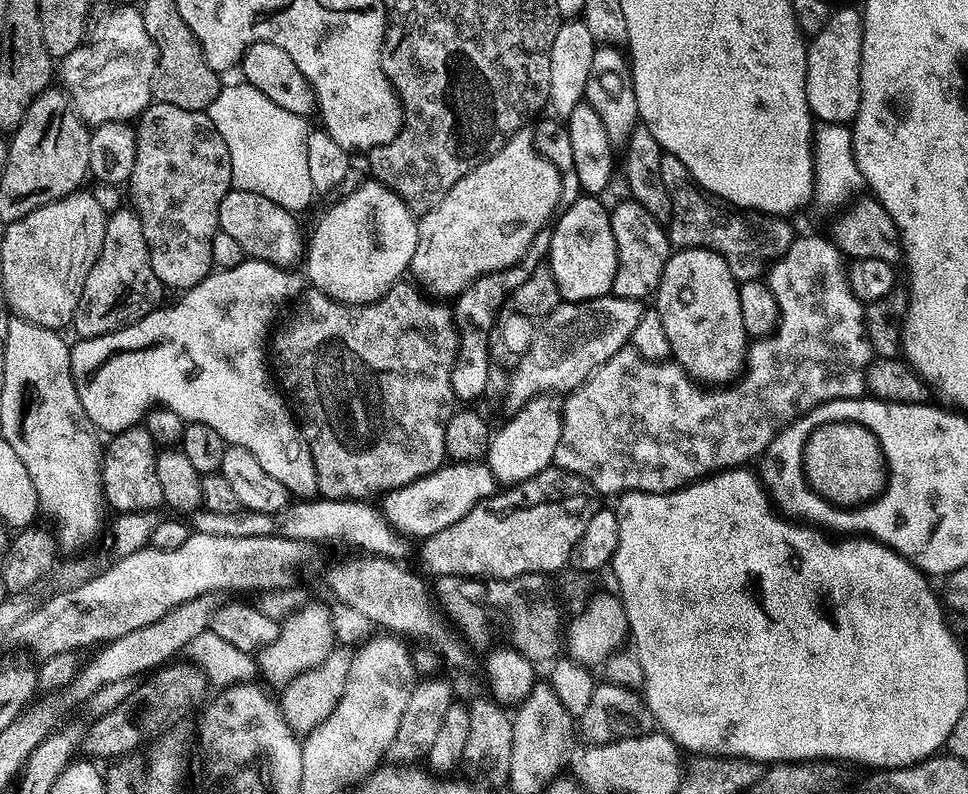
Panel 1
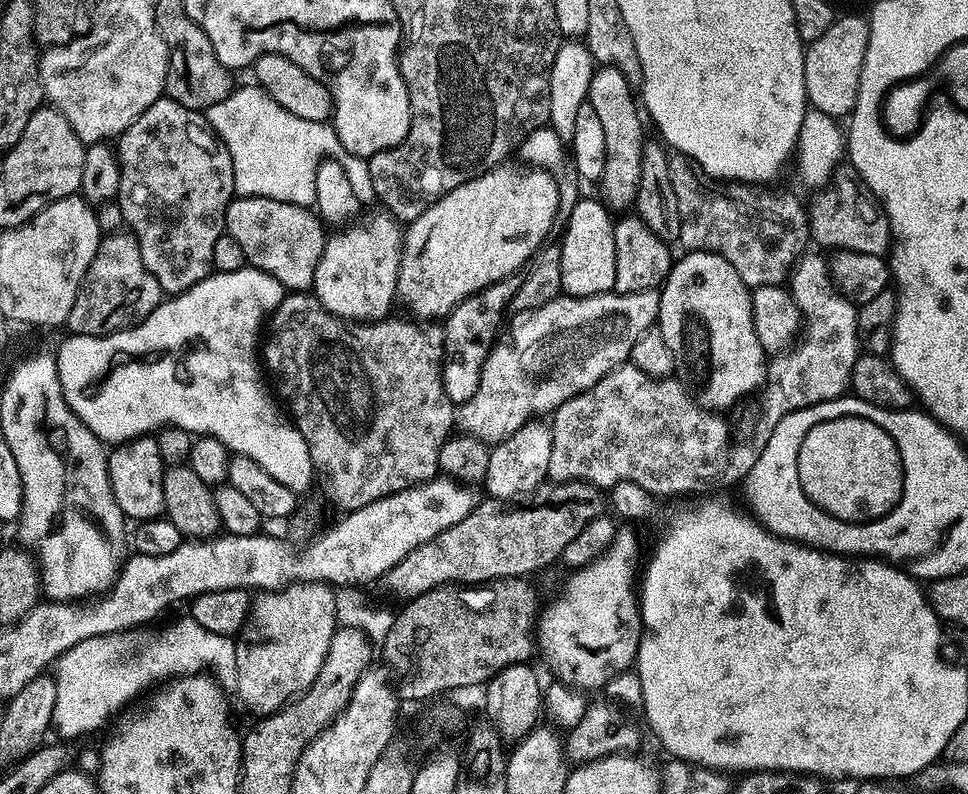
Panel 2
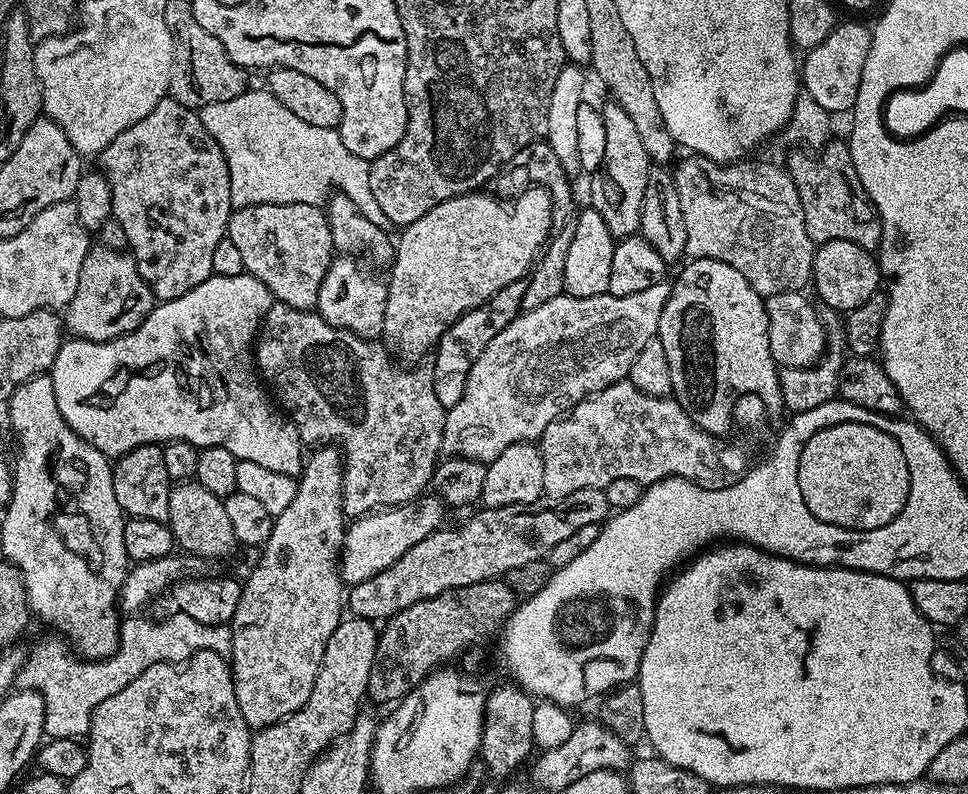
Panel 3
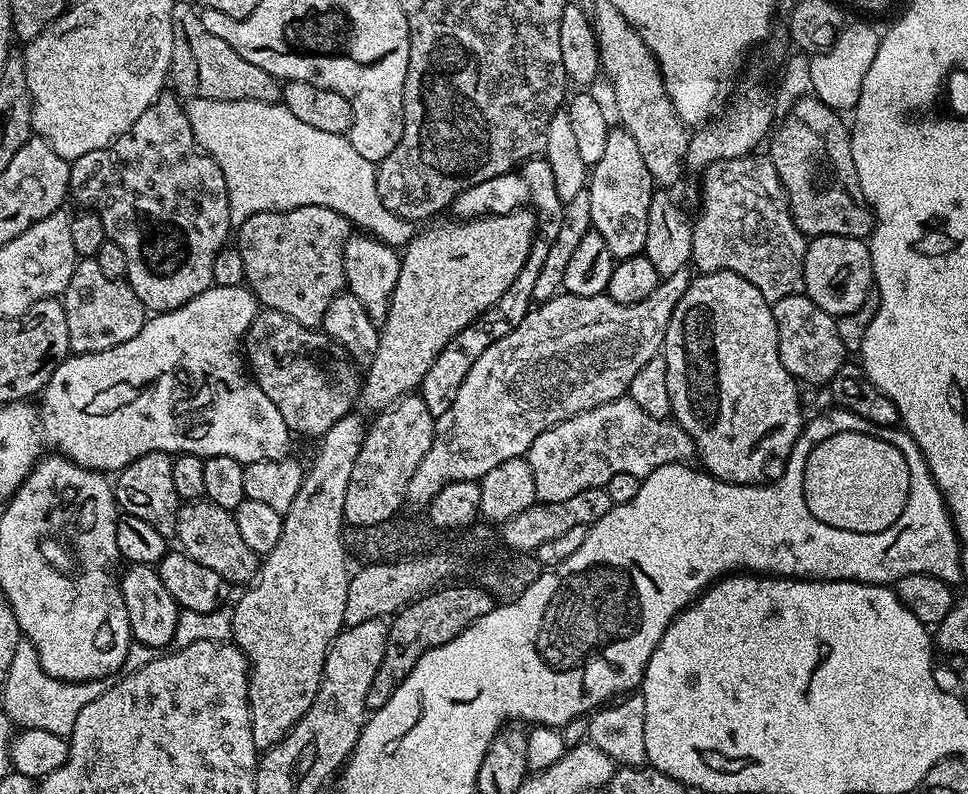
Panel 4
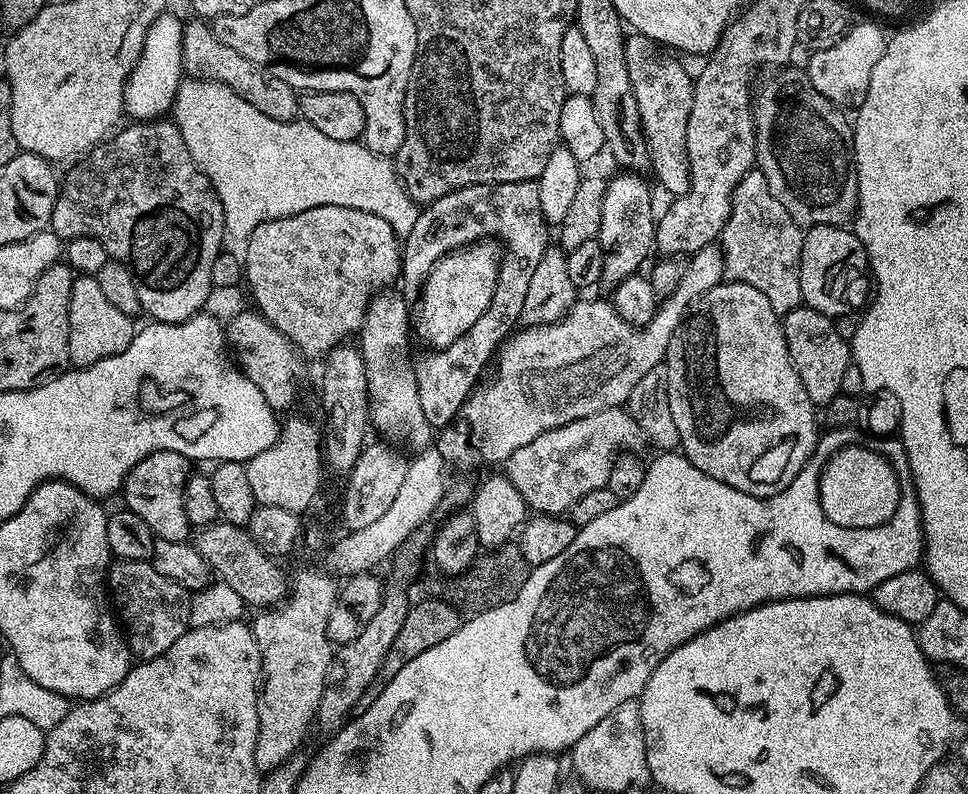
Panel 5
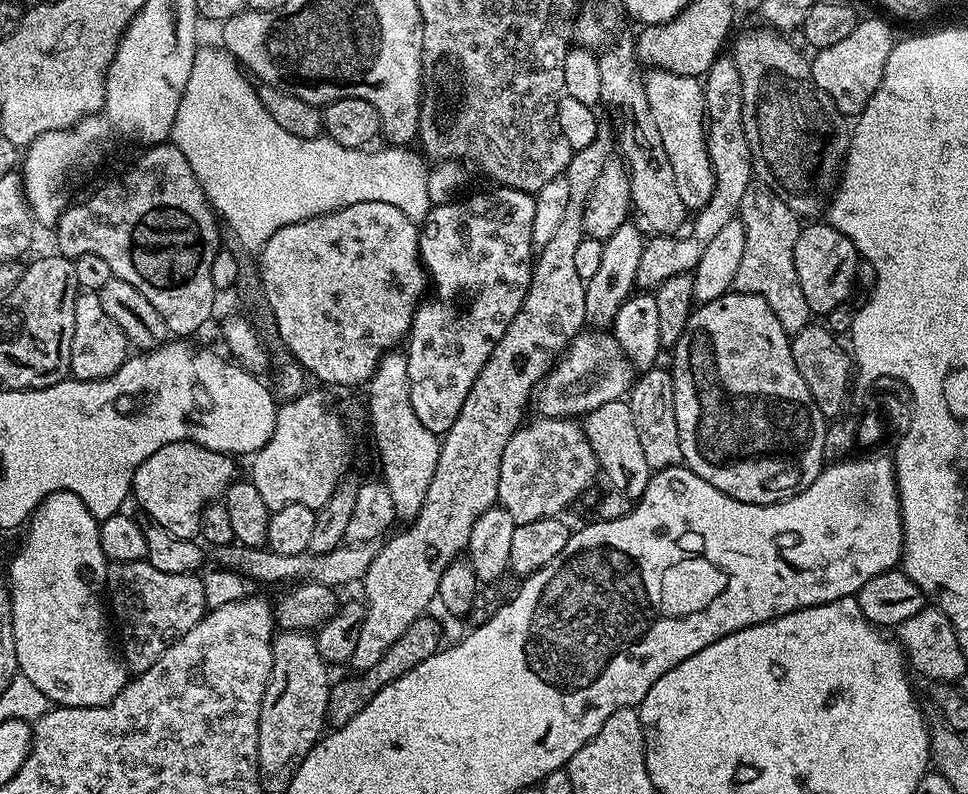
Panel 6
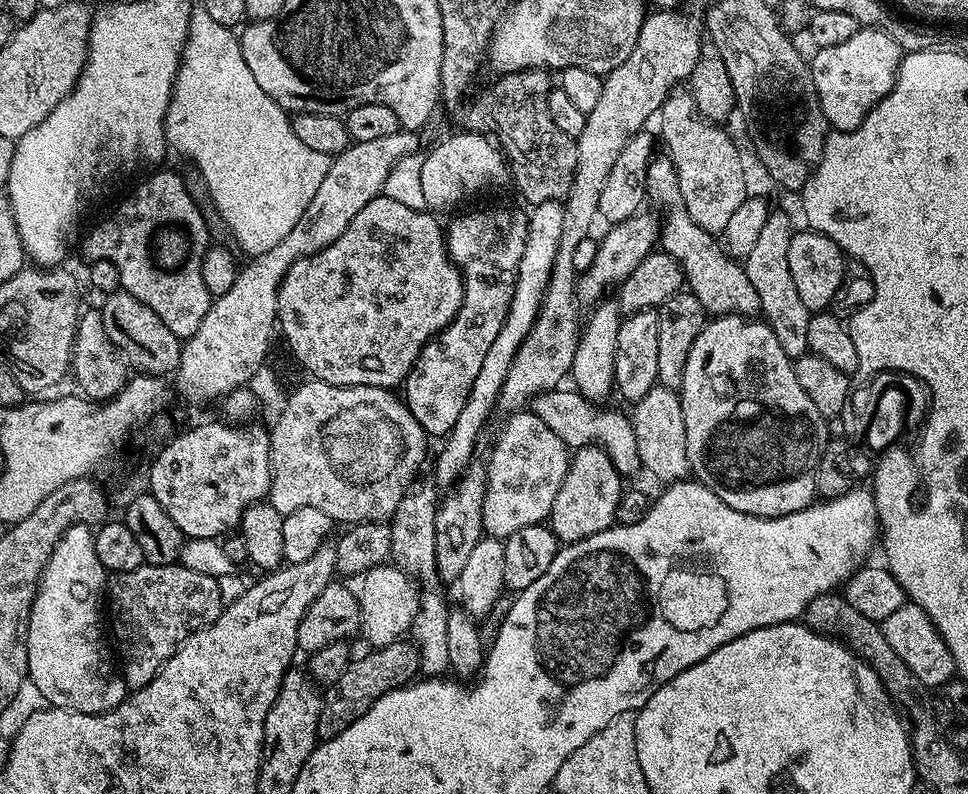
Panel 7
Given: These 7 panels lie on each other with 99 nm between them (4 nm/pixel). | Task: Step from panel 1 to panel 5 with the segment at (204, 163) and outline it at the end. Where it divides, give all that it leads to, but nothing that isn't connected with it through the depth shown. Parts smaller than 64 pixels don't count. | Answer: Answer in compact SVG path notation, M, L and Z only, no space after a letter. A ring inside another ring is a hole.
M161 118L159 120L132 122L129 125L129 128L121 127L115 135L97 144L83 159L69 167L73 168L69 170L68 177L65 180L63 177L62 183L58 188L50 228L64 242L74 238L82 238L83 236L96 238L102 242L102 246L106 248L111 259L121 260L132 271L132 276L136 280L136 289L138 290L141 309L145 313L149 312L152 315L149 317L153 321L161 324L181 324L183 320L188 320L191 316L197 315L205 307L207 296L213 289L212 279L210 278L210 266L214 266L214 258L218 258L218 254L225 247L224 240L226 241L222 202L218 198L218 194L214 190L208 175L196 165L190 150L186 150L186 142L182 142L182 134L178 130L175 119Z

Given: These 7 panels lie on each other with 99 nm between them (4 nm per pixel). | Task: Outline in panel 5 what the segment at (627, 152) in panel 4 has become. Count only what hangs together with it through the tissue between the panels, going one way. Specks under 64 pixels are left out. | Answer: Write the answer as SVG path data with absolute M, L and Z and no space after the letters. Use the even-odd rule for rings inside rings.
M631 170L611 177L602 198L602 226L599 242L602 246L602 274L599 287L605 290L616 288L626 278L637 275L644 263L649 263L648 255L653 255L656 242L657 213L652 213L652 192L643 175Z

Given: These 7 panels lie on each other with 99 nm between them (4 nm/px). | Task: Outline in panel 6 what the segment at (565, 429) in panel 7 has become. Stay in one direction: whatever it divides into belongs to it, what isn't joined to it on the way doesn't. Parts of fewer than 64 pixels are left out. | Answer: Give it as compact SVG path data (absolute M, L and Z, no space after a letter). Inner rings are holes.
M621 398L606 402L606 406L598 406L598 410L587 414L582 427L596 455L599 471L608 479L607 487L618 494L626 494L626 498L633 502L639 500L652 481L654 470L646 462L638 429L634 427L634 410L627 399Z

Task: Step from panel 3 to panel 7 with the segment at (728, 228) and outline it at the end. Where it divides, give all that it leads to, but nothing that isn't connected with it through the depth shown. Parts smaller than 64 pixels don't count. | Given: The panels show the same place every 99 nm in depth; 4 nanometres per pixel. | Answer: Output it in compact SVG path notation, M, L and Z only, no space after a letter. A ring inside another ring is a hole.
M769 211L766 226L762 226L762 234L754 250L743 257L742 263L750 283L758 294L760 312L763 319L772 327L774 334L778 334L778 342L782 350L790 357L803 356L809 351L807 344L807 330L813 313L802 302L798 295L798 286L794 286L794 277L790 275L790 238L794 225L788 221L784 212Z

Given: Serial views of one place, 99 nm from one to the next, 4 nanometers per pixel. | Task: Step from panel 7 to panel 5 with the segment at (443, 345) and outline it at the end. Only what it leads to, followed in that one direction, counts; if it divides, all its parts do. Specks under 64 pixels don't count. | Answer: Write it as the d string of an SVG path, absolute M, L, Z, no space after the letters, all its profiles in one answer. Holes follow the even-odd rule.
M527 180L455 188L450 194L427 205L421 211L418 222L414 222L414 230L403 237L403 271L419 274L427 274L431 270L434 258L446 256L469 244L485 238L499 238L502 241L502 271L498 274L494 298L490 306L486 306L486 314L482 314L482 318L478 318L478 322L474 322L474 326L470 326L462 338L450 342L450 346L445 348L429 351L429 356L421 364L415 365L418 402L422 402L422 414L426 414L426 422L433 430L446 427L455 416L457 419L463 413L465 402L485 375L484 367L493 363L502 345L517 331L521 323L522 305L526 302L530 287L530 274L538 267L544 251L550 247L548 231L550 225L542 214L538 183Z

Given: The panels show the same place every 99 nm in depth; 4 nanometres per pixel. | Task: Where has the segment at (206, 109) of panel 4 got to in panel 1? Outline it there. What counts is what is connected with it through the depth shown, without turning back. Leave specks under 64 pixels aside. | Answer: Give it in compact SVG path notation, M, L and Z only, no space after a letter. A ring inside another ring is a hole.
M237 82L225 83L206 110L214 122L226 150L230 150L232 187L250 190L250 194L262 194L278 206L293 214L314 199L310 169L306 166L306 138L310 131L305 117L290 114L282 106L274 106L262 90Z

